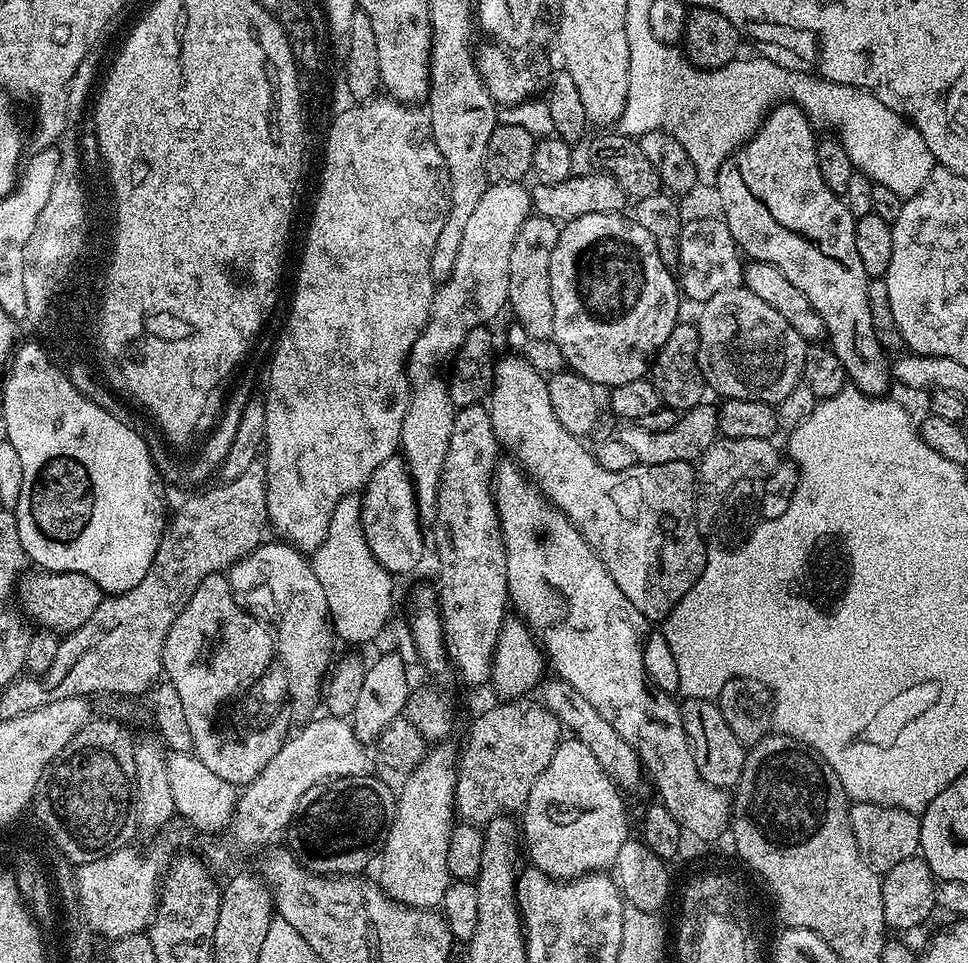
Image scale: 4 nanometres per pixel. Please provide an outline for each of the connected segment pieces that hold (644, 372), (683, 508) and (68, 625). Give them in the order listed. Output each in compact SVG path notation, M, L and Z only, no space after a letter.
M619 212L606 214L582 214L582 218L567 221L560 229L558 246L554 246L554 254L550 254L550 302L554 302L554 330L552 339L556 341L558 350L562 350L564 363L571 371L582 374L590 383L603 386L611 390L622 386L622 382L634 382L634 378L645 378L649 375L652 362L656 359L656 351L670 338L670 330L681 319L680 300L682 292L678 287L677 277L667 268L665 257L661 256L654 238L650 238L647 230L638 226L638 222L631 215Z
M507 354L495 361L496 375L490 380L492 392L492 425L501 449L513 452L521 469L533 484L560 508L586 538L588 545L610 570L610 578L618 582L618 590L642 610L650 622L668 619L673 608L692 589L704 569L706 559L705 537L696 525L696 486L698 472L686 461L666 462L665 465L636 463L630 470L602 470L595 455L583 448L581 441L562 427L550 406L550 390L545 373L534 370L519 354Z
M29 571L19 577L18 604L33 625L49 632L67 634L78 630L78 626L82 626L82 622L86 622L86 618L98 610L102 593L90 578L77 572L32 571L36 572Z

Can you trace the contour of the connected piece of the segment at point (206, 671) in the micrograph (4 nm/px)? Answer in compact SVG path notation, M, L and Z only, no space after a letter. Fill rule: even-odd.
M227 575L211 576L194 590L190 602L178 614L164 647L163 675L167 683L178 690L186 719L190 725L192 755L209 768L218 778L237 786L251 784L278 754L286 739L284 724L268 728L267 732L235 740L215 733L212 719L221 715L220 707L245 693L257 683L260 675L274 664L274 636L270 628L255 620L232 597L234 585ZM285 731L285 732L284 732Z

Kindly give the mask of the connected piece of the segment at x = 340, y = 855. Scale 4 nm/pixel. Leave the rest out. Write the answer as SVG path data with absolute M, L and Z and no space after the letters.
M374 774L349 776L311 787L294 809L291 849L305 868L320 875L359 875L383 851L396 812L396 796Z

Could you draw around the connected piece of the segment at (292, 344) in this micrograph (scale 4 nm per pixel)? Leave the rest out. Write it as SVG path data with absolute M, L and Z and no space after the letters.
M373 98L363 102L353 103L353 108L348 108L345 112L340 112L331 117L328 129L328 149L324 152L324 177L320 180L320 193L316 196L316 209L312 212L312 225L308 228L308 241L304 244L304 257L300 260L300 269L296 272L296 293L292 296L292 309L288 312L288 325L284 328L284 337L276 344L276 353L272 356L272 361L268 364L268 396L265 397L265 412L266 412L266 432L263 447L268 452L268 460L266 459L266 475L268 478L268 493L266 494L266 502L268 503L268 518L271 527L276 528L277 537L283 538L287 543L294 548L299 548L305 554L312 554L320 543L327 536L327 527L330 526L331 515L334 514L334 508L338 505L339 500L349 492L359 493L365 487L371 474L374 473L376 467L381 466L382 462L391 456L397 455L400 448L400 435L402 434L402 422L408 413L408 355L414 346L414 342L419 338L421 330L426 326L426 322L430 318L430 306L432 305L432 295L437 290L437 285L430 274L430 254L434 254L434 242L438 242L438 234L442 234L442 226L448 217L448 207L450 206L450 174L446 170L446 162L442 158L442 150L438 150L438 146L432 137L432 126L430 116L427 111L421 110L419 107L404 104L400 100L391 98Z

